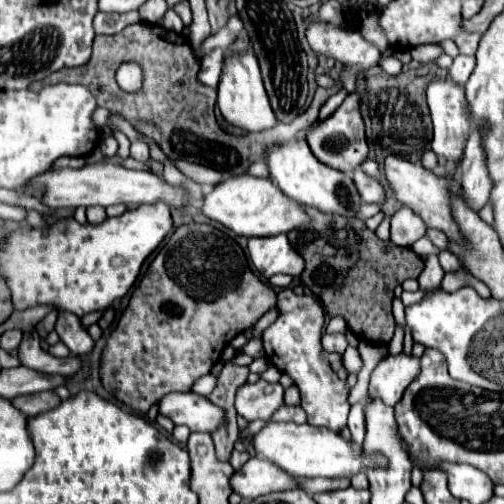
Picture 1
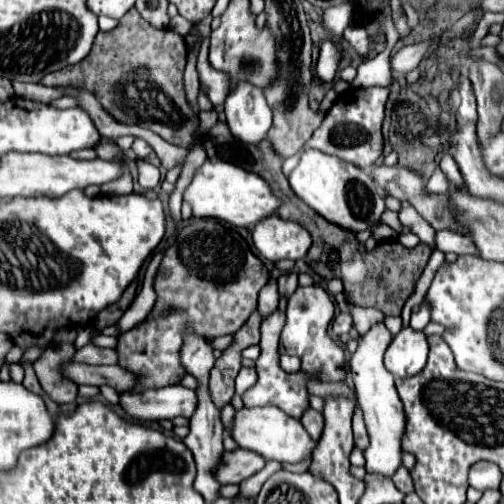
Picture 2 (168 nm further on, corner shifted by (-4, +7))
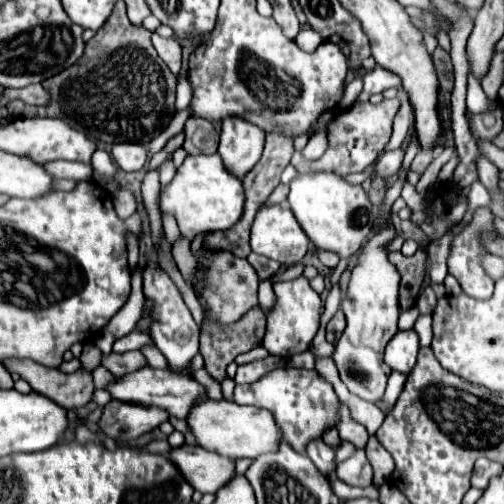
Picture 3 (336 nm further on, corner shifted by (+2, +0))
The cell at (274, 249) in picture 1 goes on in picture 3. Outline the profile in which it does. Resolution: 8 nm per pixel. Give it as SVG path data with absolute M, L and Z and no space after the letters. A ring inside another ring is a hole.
M263 204L255 220L251 224L251 248L255 254L267 256L271 260L277 260L279 264L297 264L303 260L303 256L309 250L309 238L295 220L293 212L289 208L283 208L281 204Z

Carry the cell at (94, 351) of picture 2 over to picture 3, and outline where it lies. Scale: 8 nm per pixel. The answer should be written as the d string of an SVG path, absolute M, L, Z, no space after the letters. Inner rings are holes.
M141 350L125 352L125 354L109 354L103 358L103 366L111 370L115 376L123 376L125 372L137 372L137 368L147 366L147 358Z

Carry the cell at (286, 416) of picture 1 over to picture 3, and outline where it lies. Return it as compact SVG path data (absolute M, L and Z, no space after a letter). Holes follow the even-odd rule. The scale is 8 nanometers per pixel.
M313 440L307 446L307 456L313 460L313 464L319 468L321 474L329 476L335 470L335 450L329 448L323 440Z

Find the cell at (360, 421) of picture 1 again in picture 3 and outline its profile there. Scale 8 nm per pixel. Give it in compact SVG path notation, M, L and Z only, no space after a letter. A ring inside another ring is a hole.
M357 450L349 460L341 462L335 470L337 478L359 488L367 488L373 484L373 470L365 456L365 450Z

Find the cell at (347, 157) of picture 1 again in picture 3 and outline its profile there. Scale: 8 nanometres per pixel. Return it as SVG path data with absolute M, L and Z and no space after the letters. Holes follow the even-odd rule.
M393 98L393 100L383 100L381 104L365 102L365 104L357 104L349 110L345 110L341 116L337 116L337 120L333 120L333 124L329 128L329 136L327 136L329 150L315 162L307 162L301 158L301 152L295 152L291 158L291 164L299 172L333 172L337 176L363 172L385 150L385 146L391 138L393 118L395 118L399 106L401 106L401 102L397 98Z

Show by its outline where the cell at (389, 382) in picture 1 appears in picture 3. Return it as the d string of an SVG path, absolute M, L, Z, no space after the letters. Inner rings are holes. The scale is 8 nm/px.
M415 330L397 332L385 350L385 362L403 374L409 374L417 362L419 352L419 336Z

